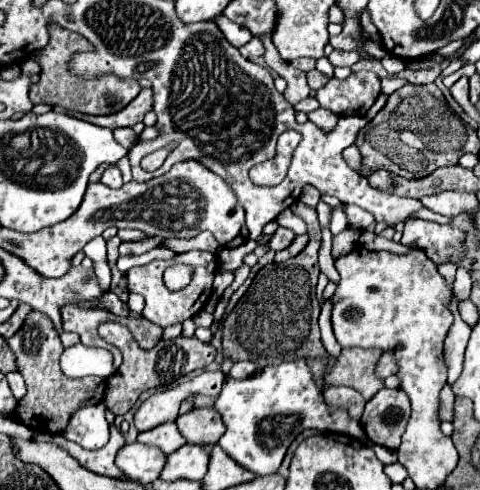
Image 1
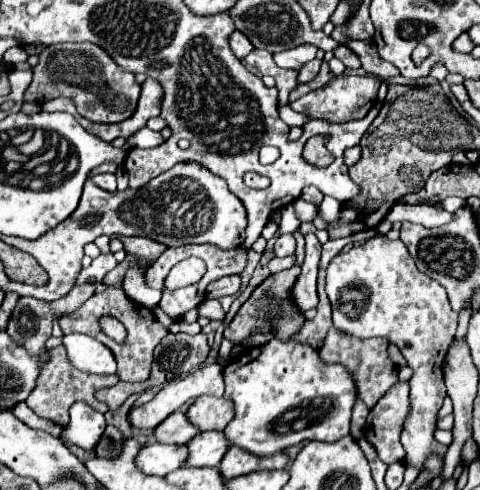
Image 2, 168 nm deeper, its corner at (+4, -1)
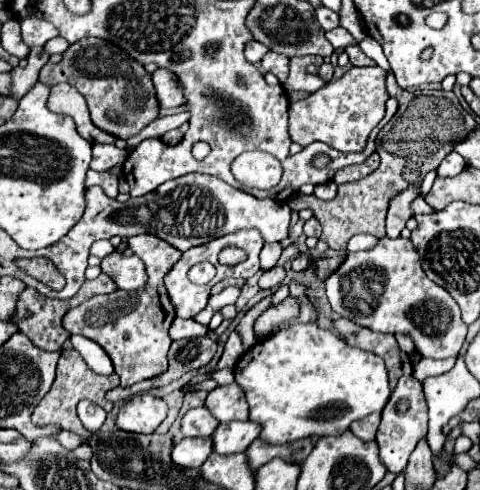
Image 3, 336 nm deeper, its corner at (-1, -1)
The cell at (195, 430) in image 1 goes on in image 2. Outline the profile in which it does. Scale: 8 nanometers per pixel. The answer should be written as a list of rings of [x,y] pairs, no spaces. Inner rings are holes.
[[[203,396],[203,398],[197,398],[191,404],[187,416],[201,432],[205,432],[205,430],[225,430],[225,426],[235,416],[235,410],[231,406],[231,400],[227,400],[227,398]]]

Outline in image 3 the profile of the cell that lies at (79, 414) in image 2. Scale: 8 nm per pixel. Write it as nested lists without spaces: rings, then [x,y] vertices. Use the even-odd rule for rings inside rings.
[[[82,400],[78,404],[78,418],[88,432],[96,432],[102,428],[102,424],[106,420],[106,412],[100,406],[92,404],[90,400]]]

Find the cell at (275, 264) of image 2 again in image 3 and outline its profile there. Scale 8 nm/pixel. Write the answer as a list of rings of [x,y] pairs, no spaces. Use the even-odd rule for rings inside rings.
[[[274,266],[270,270],[266,270],[260,278],[260,288],[276,288],[286,276],[286,270],[282,266]]]

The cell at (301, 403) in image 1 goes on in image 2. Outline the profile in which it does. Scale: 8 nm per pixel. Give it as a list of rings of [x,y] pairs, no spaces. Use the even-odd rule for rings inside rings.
[[[271,340],[265,346],[253,346],[235,356],[223,370],[225,374],[225,398],[235,404],[235,418],[225,428],[225,434],[233,446],[245,448],[255,456],[271,456],[303,440],[335,442],[349,436],[351,410],[357,402],[357,386],[353,376],[343,364],[327,364],[319,358],[319,352],[299,340]]]

